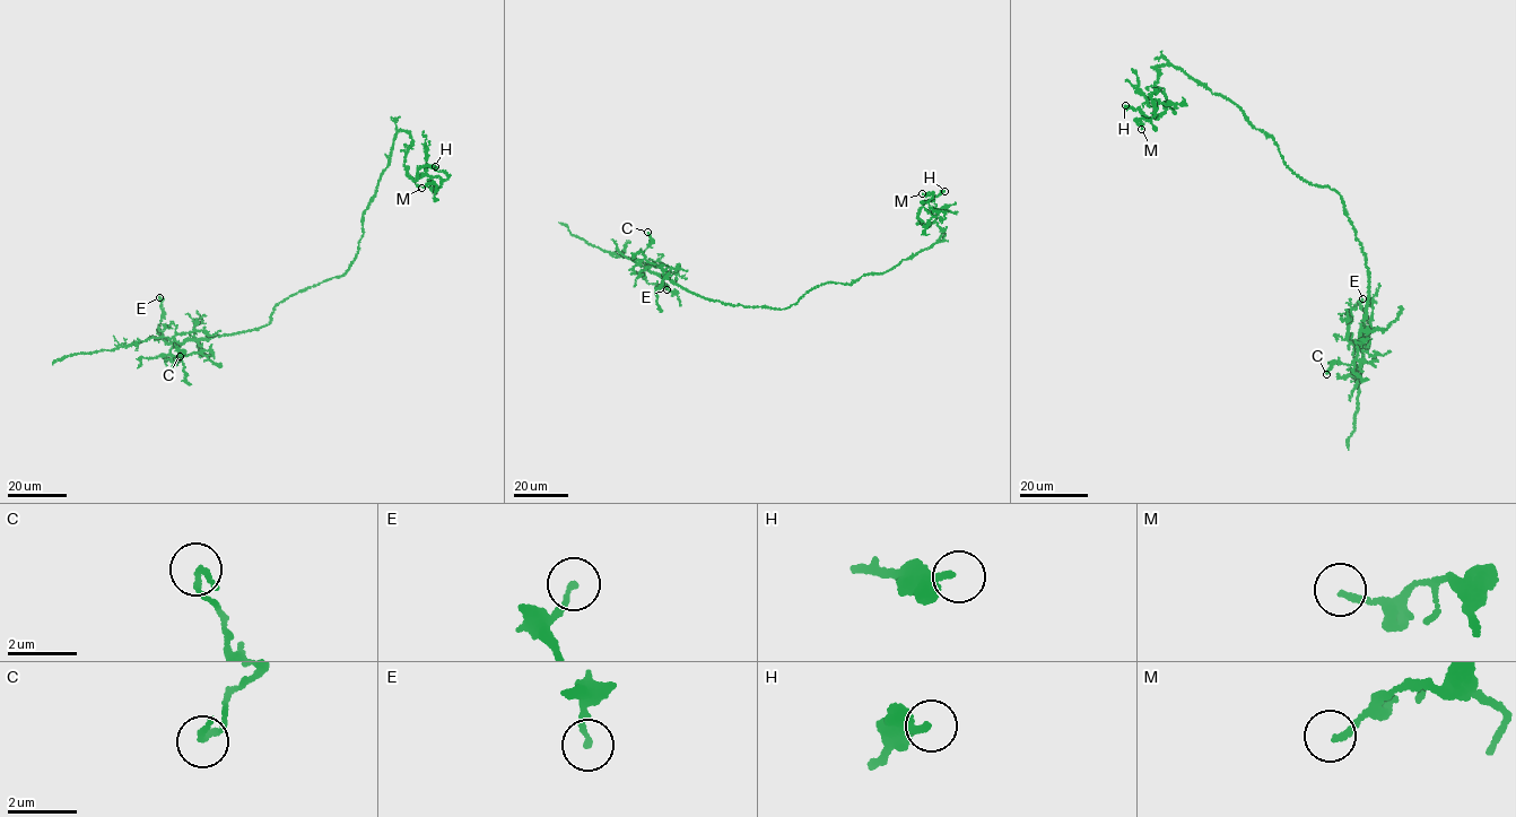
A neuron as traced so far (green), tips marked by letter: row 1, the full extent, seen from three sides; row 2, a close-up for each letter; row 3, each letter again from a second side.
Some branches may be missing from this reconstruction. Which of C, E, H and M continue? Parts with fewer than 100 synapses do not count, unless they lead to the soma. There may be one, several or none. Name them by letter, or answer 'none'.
none

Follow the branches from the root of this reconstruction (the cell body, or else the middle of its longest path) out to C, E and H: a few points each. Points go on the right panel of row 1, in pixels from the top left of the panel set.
C: (1320, 185), (1326, 185), (1341, 194), (1369, 276), (1362, 358), (1348, 365), (1335, 362), (1326, 374)
E: (1320, 185), (1326, 185), (1341, 194), (1369, 271), (1362, 347), (1368, 341), (1370, 330), (1360, 305), (1362, 298)
H: (1320, 185), (1292, 172), (1242, 110), (1173, 64), (1156, 68), (1165, 112), (1149, 118), (1125, 105)

